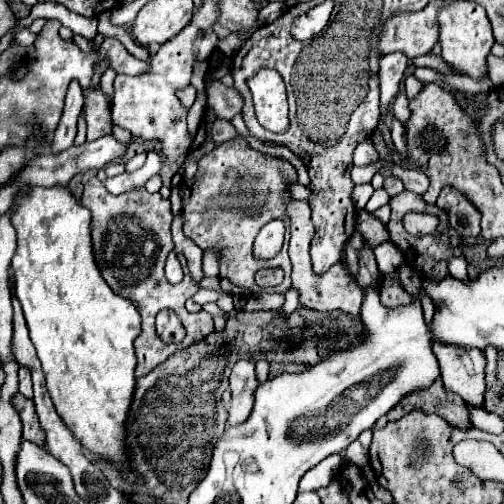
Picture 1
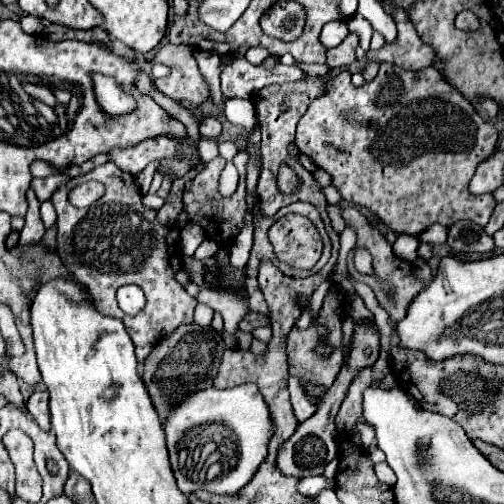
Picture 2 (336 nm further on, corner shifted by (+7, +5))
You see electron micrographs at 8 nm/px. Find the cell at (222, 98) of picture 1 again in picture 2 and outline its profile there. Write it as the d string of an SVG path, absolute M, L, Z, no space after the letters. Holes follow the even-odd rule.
M163 46L157 56L153 58L153 64L161 62L171 68L171 74L167 78L157 78L155 86L173 100L187 100L195 106L205 102L209 98L209 86L203 80L199 66L191 54L191 48L187 46Z

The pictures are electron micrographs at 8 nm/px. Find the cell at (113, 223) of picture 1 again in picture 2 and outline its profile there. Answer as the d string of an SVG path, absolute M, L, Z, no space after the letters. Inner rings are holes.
M107 162L83 176L71 178L51 196L51 202L57 210L57 254L61 254L61 260L69 266L69 272L77 278L77 282L87 284L97 308L107 316L123 320L135 344L139 362L143 362L149 352L181 324L193 322L197 300L191 298L175 280L175 274L183 270L177 232L173 226L163 226L157 220L157 210L143 206L141 192L131 174L125 174L113 162ZM89 180L101 182L105 186L105 194L85 210L71 206L67 198L69 192ZM123 284L139 284L143 288L147 306L141 314L129 316L117 306L115 292Z

